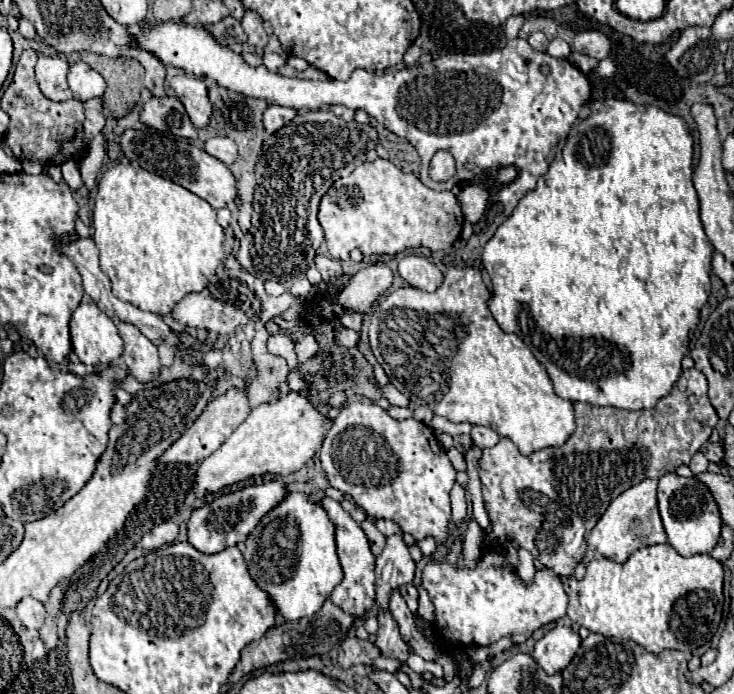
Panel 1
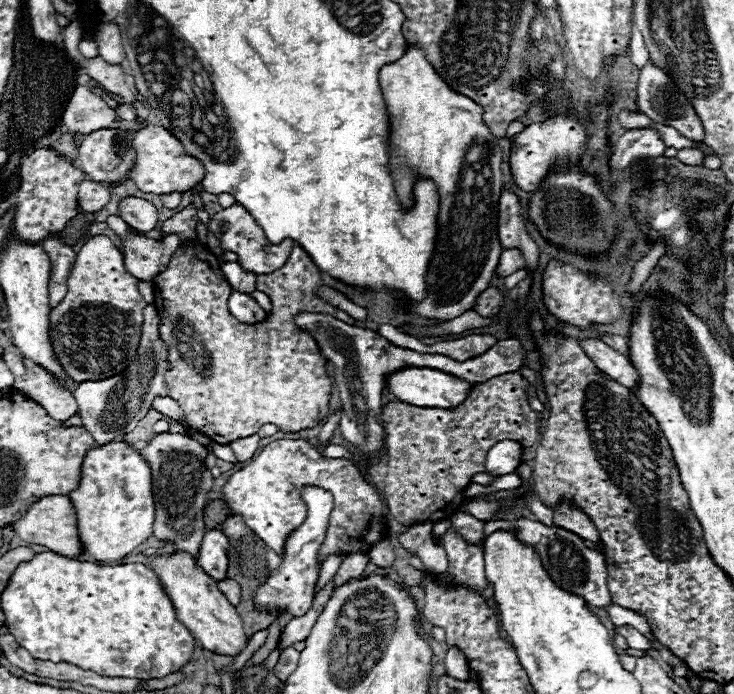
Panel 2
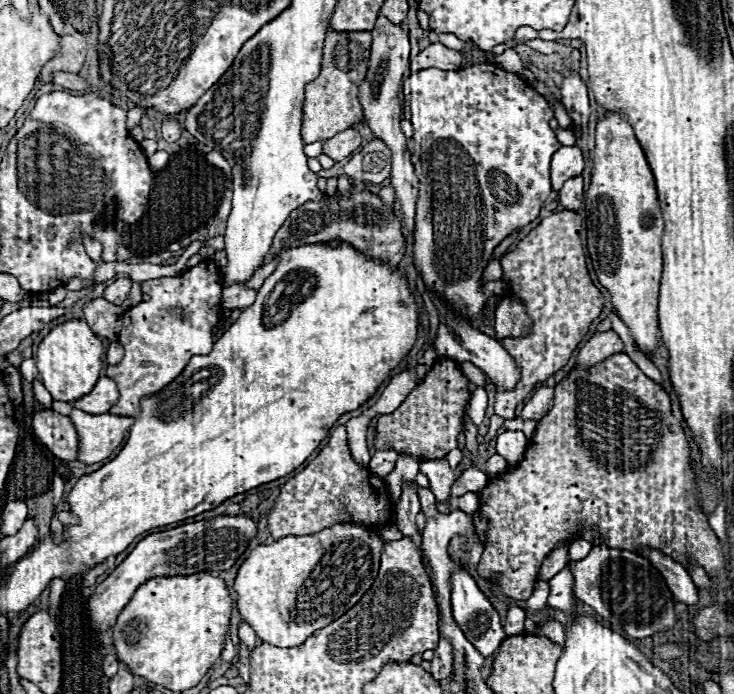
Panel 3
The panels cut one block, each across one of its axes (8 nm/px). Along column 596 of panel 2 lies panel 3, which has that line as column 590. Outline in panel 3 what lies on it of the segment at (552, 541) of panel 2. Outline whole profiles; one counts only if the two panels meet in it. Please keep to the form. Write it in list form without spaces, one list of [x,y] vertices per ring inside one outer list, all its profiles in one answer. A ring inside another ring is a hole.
[[[604,544],[594,546],[590,554],[580,560],[580,562],[568,562],[572,574],[574,574],[574,596],[588,604],[598,616],[602,616],[614,630],[626,632],[630,638],[648,638],[658,632],[668,632],[676,624],[676,614],[674,614],[674,600],[672,592],[662,584],[662,574],[640,554],[628,552],[628,550],[614,550],[606,548]]]

